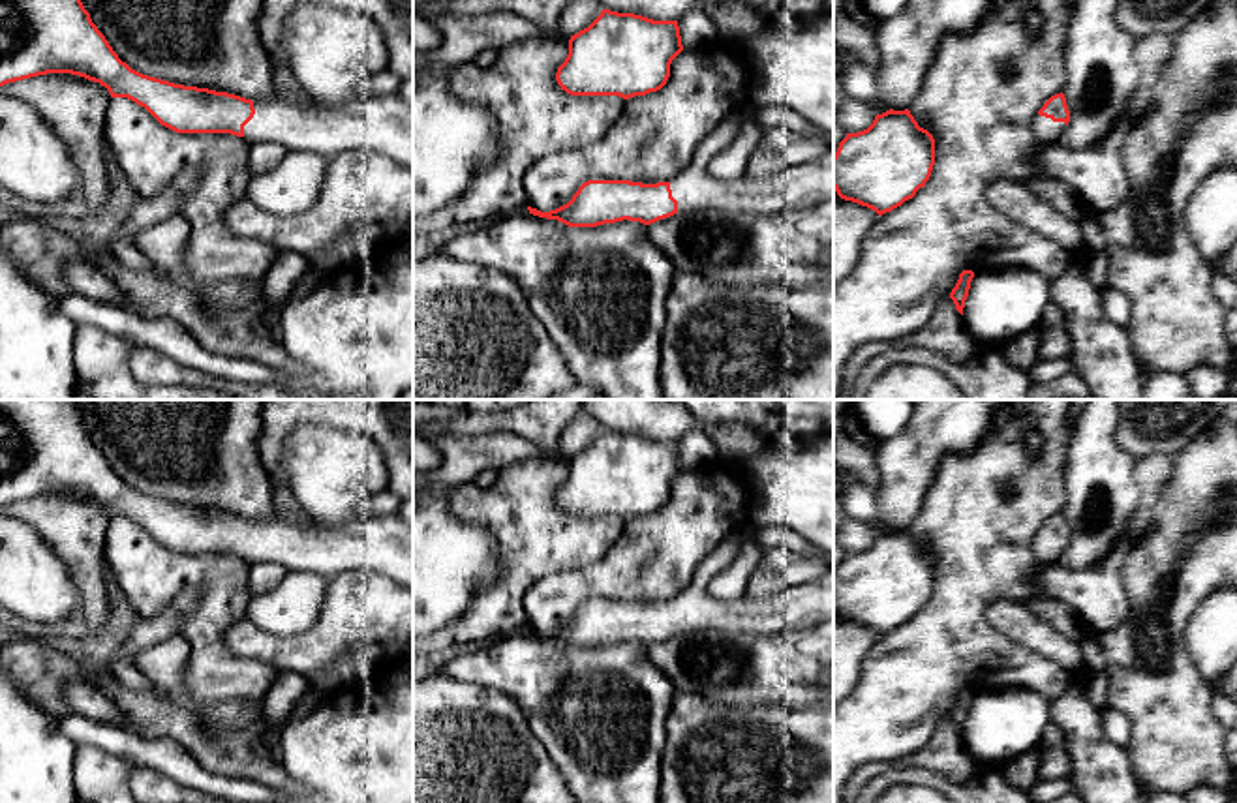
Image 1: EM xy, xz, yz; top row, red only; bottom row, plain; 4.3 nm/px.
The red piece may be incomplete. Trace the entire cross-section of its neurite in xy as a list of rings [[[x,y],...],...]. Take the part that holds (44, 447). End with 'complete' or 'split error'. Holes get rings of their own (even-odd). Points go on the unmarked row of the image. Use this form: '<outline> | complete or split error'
[[[0,400],[0,507],[47,493],[71,493],[99,503],[111,518],[135,522],[176,553],[231,553],[250,565],[278,561],[289,572],[317,572],[327,580],[349,570],[377,572],[413,591],[413,527],[398,514],[362,516],[351,523],[325,527],[276,516],[252,522],[148,497],[118,478],[68,400]]] | split error

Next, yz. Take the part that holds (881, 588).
[[[909,529],[877,535],[873,544],[858,553],[847,553],[833,574],[833,610],[845,621],[875,630],[892,632],[912,619],[931,597],[935,585],[935,559],[920,548]]] | complete

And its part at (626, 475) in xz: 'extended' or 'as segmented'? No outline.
as segmented

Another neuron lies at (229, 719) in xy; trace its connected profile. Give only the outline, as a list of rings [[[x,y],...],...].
[[[229,700],[191,705],[197,726],[212,737],[240,737],[265,720],[261,700]]]

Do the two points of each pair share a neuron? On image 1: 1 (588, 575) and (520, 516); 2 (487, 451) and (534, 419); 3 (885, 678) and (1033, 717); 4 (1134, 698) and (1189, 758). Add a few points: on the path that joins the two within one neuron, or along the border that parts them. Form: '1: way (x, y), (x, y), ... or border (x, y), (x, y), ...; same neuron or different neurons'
1: border (614, 541), (595, 561), (549, 573), (537, 582); different neurons
2: border (464, 436), (517, 434), (552, 447); different neurons
3: border (1018, 687), (986, 689), (975, 695); different neurons
4: way (1149, 713), (1175, 743); same neuron

